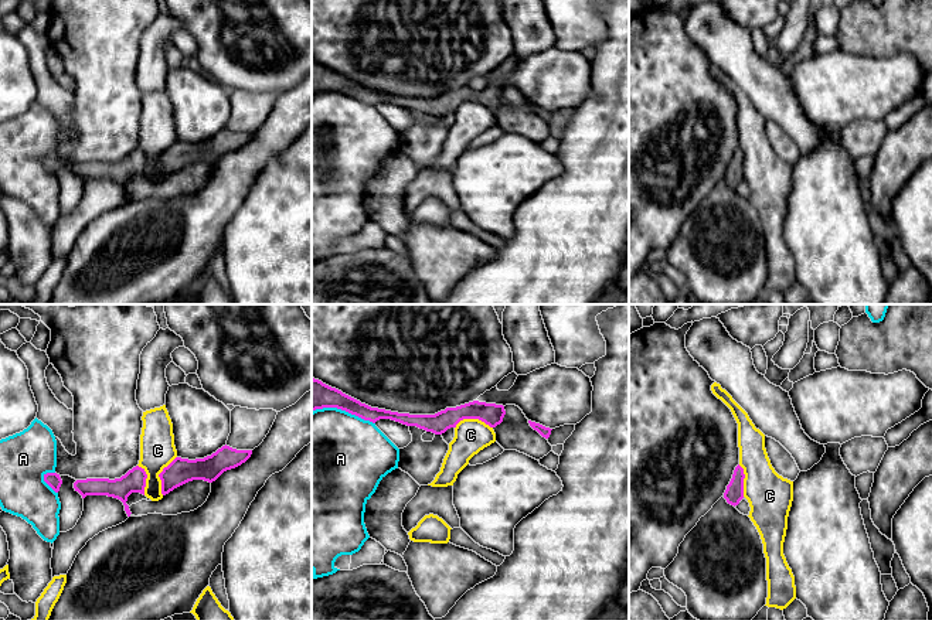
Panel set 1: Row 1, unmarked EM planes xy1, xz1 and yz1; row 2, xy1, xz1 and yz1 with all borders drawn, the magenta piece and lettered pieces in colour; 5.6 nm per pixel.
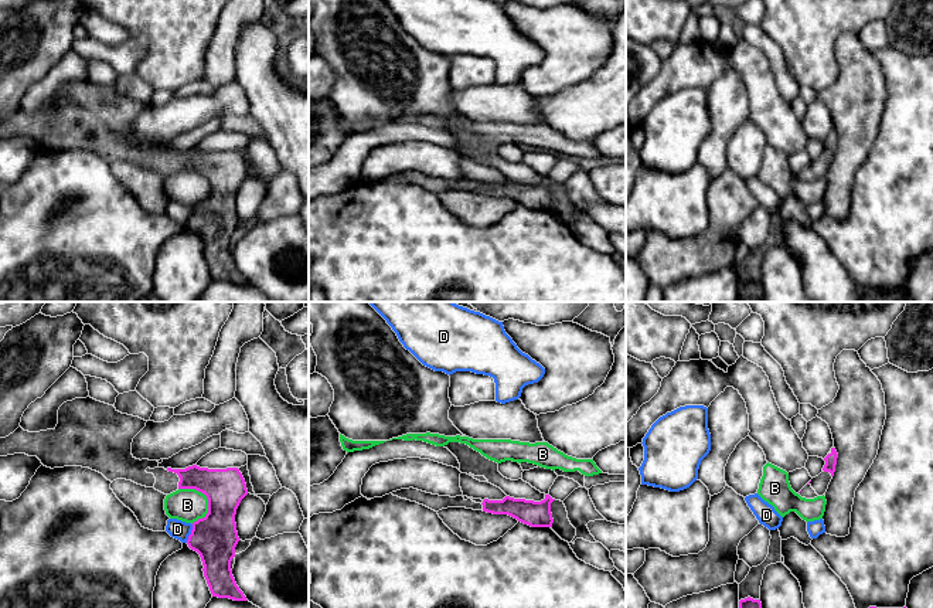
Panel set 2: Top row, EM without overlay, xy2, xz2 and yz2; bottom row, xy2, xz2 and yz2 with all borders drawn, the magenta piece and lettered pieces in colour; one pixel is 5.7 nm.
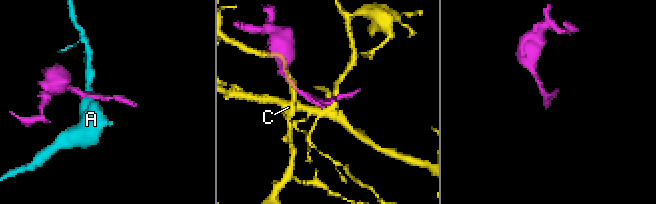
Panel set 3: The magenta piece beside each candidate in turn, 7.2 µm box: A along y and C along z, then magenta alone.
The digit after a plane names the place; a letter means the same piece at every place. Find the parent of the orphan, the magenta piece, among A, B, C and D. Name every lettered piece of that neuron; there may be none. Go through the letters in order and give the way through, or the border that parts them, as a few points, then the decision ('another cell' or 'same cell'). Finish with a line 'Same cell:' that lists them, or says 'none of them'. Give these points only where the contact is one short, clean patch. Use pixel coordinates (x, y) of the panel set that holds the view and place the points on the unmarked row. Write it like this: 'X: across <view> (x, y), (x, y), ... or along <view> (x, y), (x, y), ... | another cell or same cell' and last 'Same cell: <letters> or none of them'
A: another cell
B: along xy2 (179, 170), (194, 170), (205, 179), (207, 196), (204, 200) | another cell
C: along xy1 (176, 139), (159, 157), (162, 177) | another cell
D: along xy2 (193, 207), (186, 224) | another cell
Same cell: none of them

